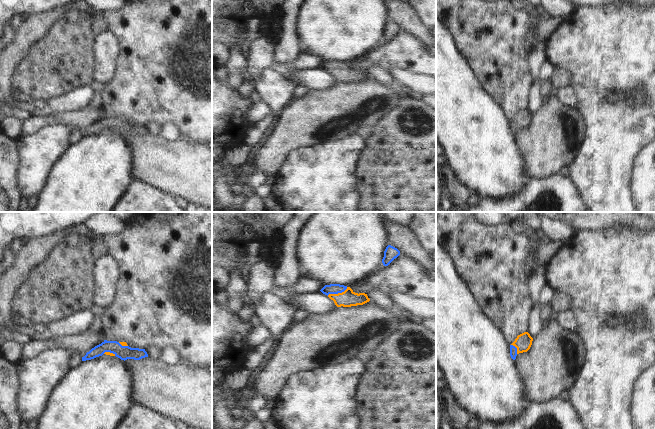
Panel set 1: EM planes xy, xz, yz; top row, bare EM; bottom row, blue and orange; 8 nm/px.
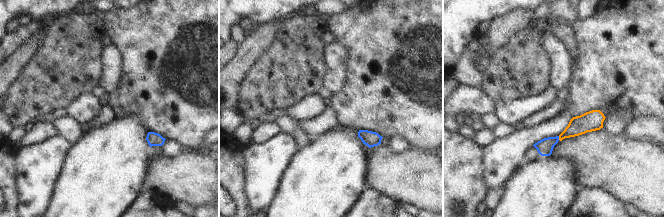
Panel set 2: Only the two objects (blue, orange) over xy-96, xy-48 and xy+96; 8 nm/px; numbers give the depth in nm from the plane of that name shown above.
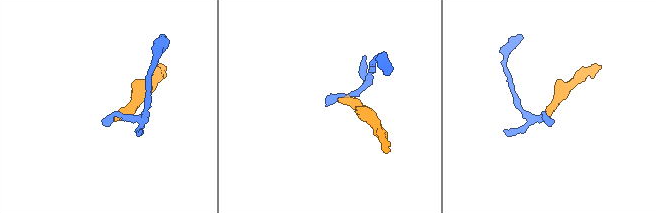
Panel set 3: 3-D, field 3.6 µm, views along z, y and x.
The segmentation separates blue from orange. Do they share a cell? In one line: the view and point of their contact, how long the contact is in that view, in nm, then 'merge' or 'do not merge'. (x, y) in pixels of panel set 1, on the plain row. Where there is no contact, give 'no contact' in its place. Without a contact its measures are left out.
contact xz (337, 69); length 180 nm; merge

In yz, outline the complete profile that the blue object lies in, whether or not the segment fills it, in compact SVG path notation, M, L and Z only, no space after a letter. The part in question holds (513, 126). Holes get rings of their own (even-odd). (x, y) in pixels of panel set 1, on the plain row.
M528 108L517 112L515 117L510 121L510 132L513 136L519 129L527 128L532 121L533 114Z

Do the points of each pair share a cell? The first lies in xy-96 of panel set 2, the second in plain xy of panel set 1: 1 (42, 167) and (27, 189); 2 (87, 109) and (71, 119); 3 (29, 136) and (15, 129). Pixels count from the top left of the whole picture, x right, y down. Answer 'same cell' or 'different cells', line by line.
1: same cell
2: different cells
3: different cells

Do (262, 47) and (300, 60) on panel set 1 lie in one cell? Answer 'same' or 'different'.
same

